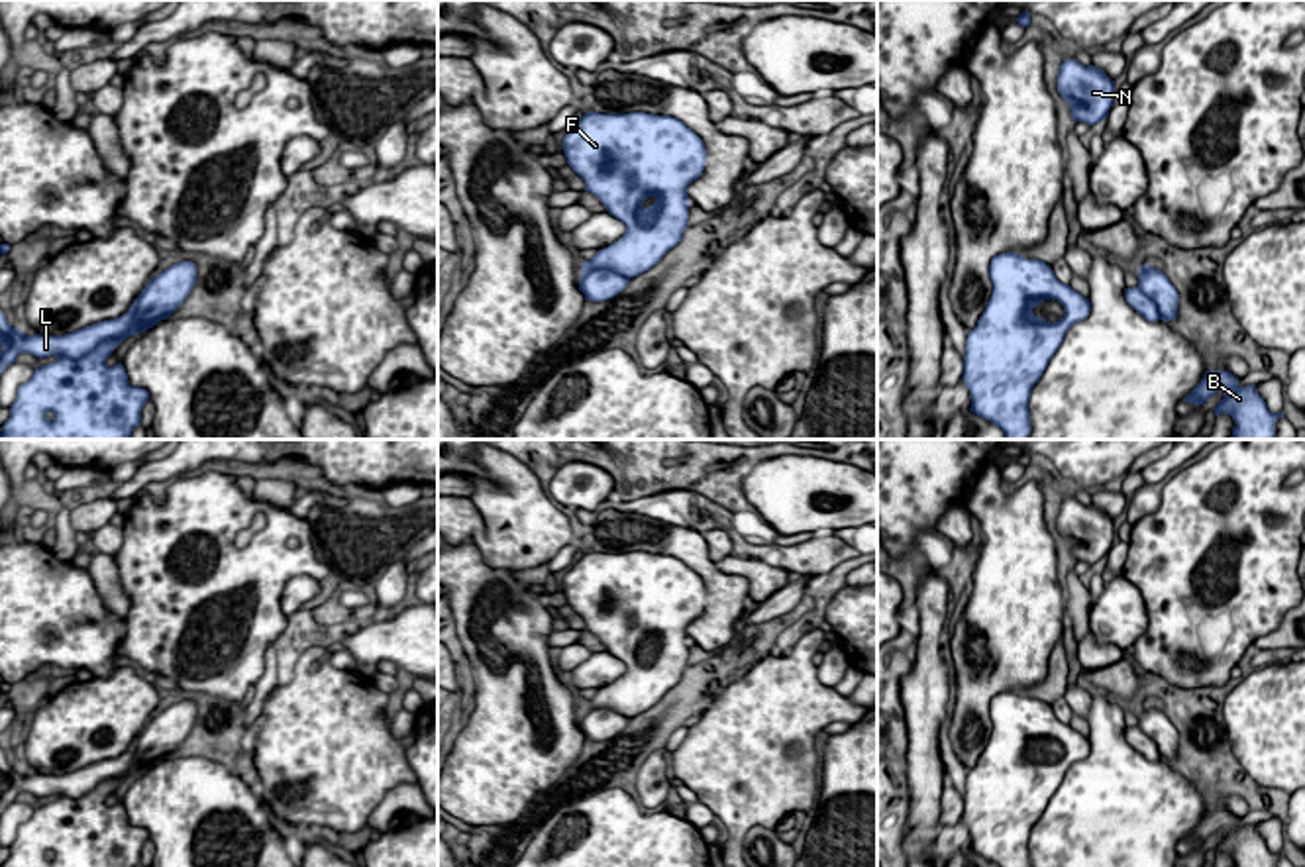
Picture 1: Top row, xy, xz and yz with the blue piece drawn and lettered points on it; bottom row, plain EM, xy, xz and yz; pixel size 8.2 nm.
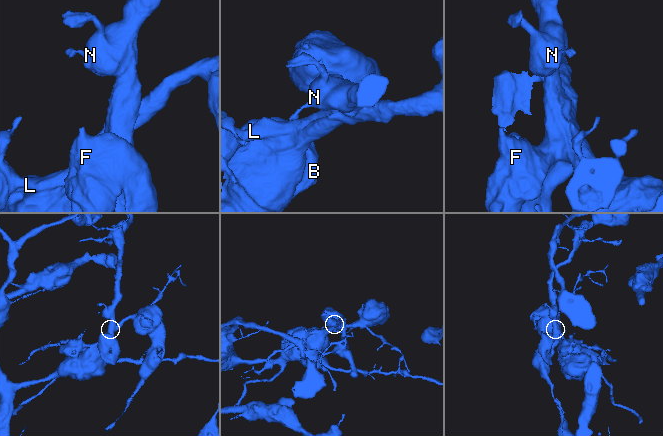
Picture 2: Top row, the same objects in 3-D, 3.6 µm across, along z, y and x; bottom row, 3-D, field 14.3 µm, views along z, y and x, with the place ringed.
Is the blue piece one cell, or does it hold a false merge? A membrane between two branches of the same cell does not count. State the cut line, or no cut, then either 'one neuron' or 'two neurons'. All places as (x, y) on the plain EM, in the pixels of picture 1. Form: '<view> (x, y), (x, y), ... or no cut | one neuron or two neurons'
xz (628, 716), (601, 709), (601, 730), (585, 732), (579, 726) | two neurons

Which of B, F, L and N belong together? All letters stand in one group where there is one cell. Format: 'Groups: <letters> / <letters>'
Groups: B / F L N

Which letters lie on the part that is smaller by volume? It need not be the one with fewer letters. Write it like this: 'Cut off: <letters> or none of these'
Cut off: F, L, N

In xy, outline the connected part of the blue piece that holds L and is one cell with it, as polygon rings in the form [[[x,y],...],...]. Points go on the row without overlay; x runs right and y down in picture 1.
[[[0,749],[0,816],[2,812],[16,802],[20,792],[31,792],[39,798],[43,796],[71,796],[80,798],[96,789],[104,779],[128,779],[130,775],[137,775],[139,769],[133,763],[135,753],[128,749],[120,757],[104,759],[73,773],[65,775],[26,775],[22,767],[12,767]]]

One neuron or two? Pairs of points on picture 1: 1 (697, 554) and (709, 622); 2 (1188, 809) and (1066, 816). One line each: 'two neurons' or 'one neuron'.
1: one neuron
2: one neuron

